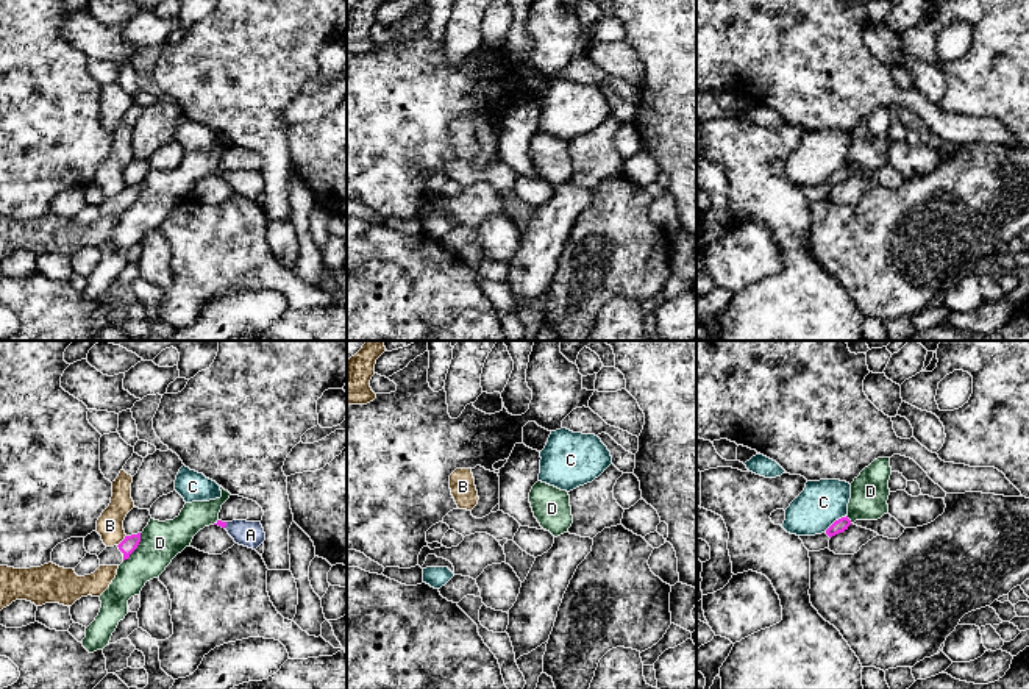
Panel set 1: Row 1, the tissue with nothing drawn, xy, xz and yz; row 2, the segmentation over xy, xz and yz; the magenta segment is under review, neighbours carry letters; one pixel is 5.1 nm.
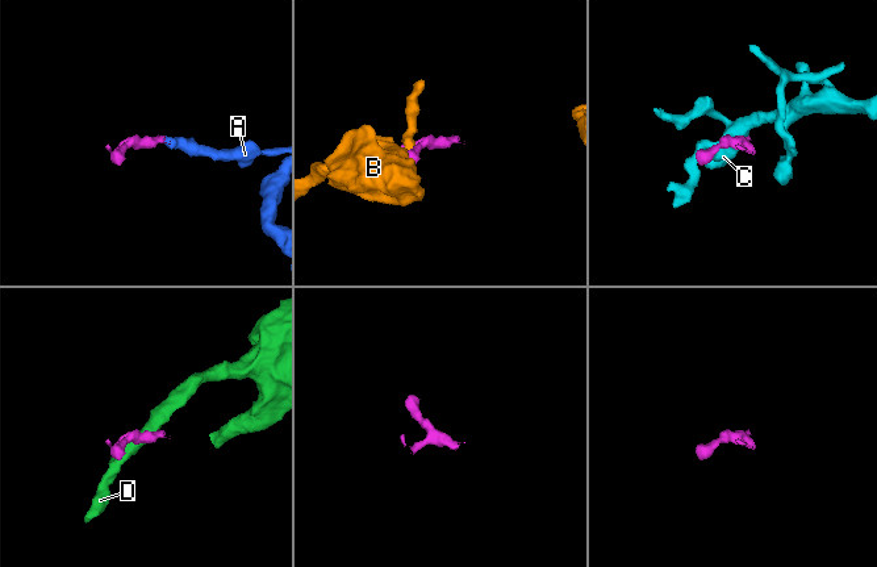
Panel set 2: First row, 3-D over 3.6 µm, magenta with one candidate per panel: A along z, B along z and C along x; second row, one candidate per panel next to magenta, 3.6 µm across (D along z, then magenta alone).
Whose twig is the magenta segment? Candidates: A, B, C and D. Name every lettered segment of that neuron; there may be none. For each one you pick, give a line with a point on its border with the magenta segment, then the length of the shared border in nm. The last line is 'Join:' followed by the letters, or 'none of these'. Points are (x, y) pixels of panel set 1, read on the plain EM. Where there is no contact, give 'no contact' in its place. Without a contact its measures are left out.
A: meets magenta in xy at (225, 175); contact 40 nm long
Join: A

